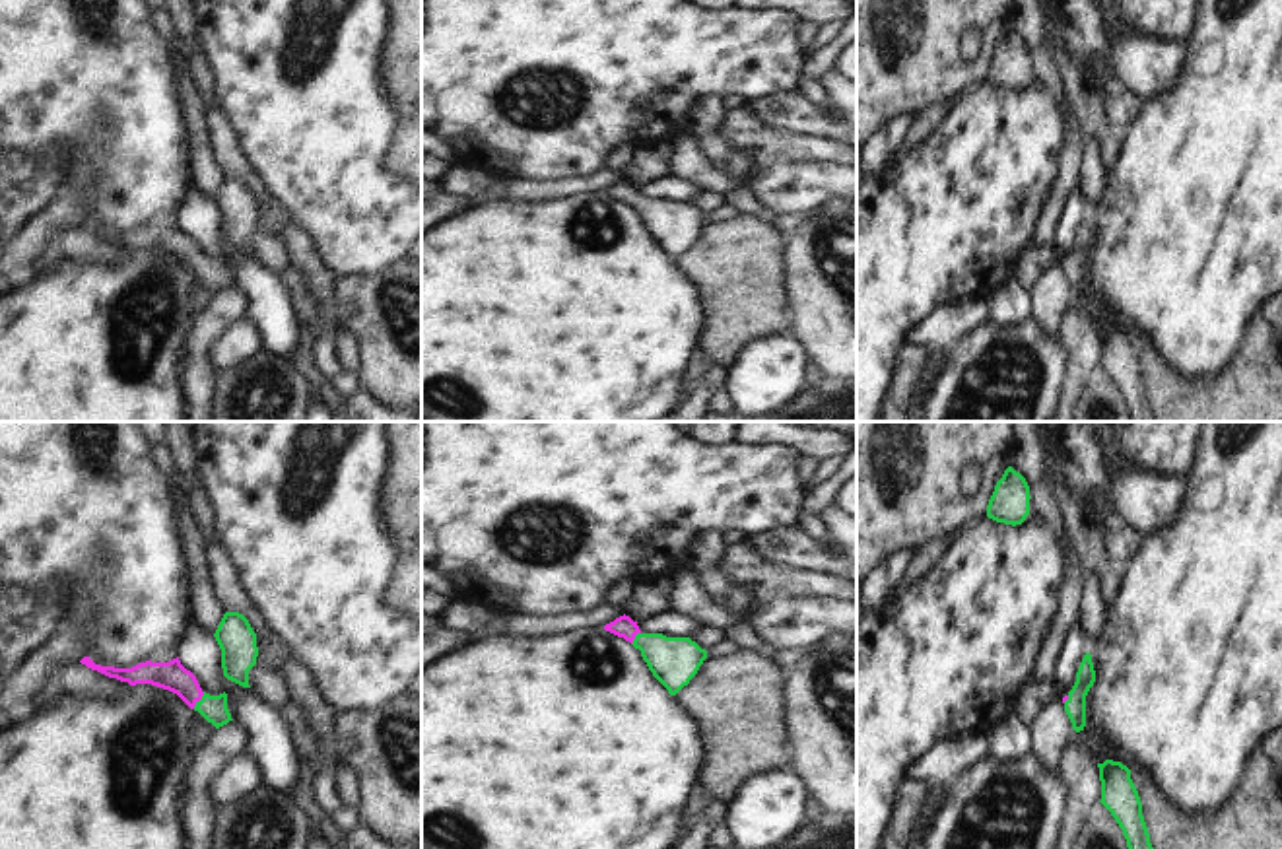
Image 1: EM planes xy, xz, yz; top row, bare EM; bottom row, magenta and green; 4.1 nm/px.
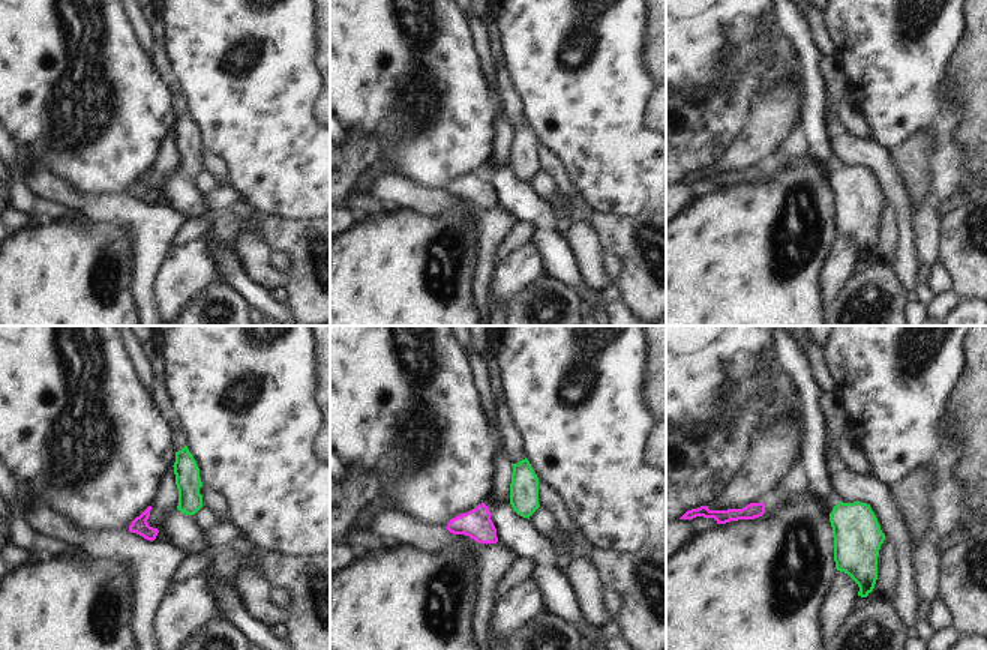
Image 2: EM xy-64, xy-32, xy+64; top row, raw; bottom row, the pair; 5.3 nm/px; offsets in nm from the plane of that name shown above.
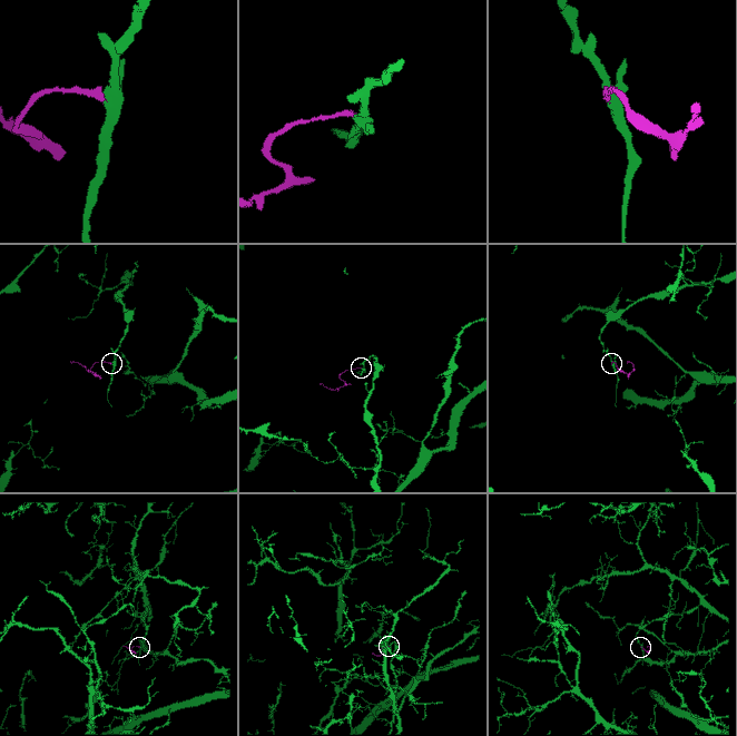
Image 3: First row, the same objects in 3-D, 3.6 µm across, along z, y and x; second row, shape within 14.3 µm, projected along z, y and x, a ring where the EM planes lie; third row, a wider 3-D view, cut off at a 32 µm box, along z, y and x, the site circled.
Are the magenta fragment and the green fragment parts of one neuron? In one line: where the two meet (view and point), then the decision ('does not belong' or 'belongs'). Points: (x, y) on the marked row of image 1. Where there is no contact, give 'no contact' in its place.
xy (201, 698) | belongs

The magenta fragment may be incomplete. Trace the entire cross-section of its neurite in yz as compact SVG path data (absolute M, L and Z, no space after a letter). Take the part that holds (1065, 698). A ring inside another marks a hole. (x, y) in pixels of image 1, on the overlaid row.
M1086 653L1076 672L1076 682L1072 690L1063 697L1064 711L1076 732L1084 730L1086 727L1086 696L1094 686L1094 682L1096 682L1096 670L1092 655Z

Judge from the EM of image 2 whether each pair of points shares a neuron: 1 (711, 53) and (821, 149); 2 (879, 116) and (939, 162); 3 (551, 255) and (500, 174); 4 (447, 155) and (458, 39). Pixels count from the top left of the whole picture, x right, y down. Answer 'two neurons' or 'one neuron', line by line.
1: two neurons
2: one neuron
3: one neuron
4: one neuron

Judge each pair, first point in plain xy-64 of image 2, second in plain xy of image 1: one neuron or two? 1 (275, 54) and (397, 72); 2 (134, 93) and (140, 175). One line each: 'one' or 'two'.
1: two
2: one

